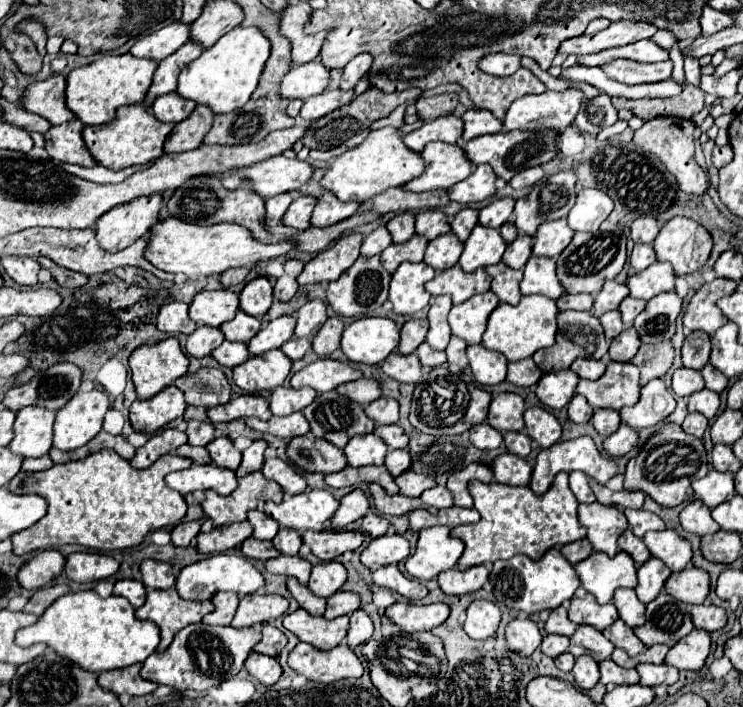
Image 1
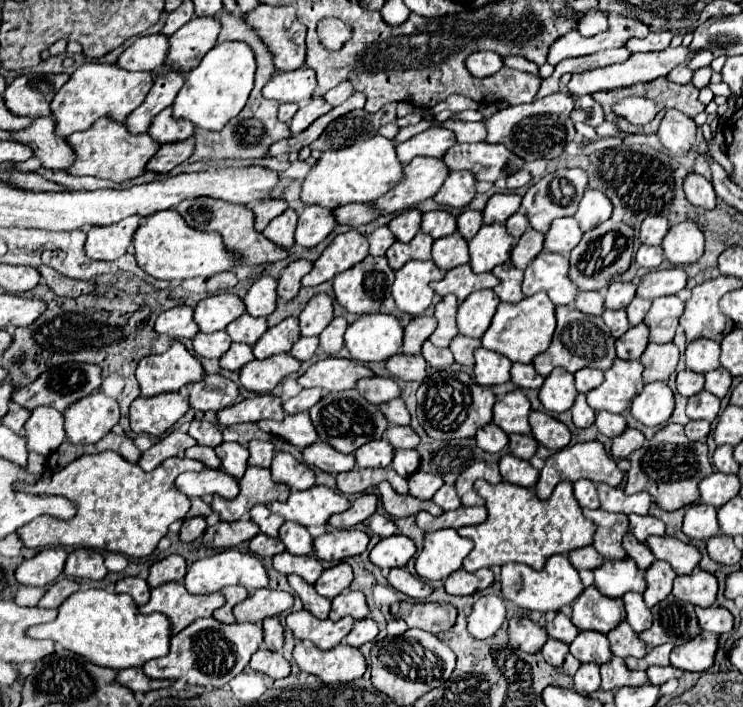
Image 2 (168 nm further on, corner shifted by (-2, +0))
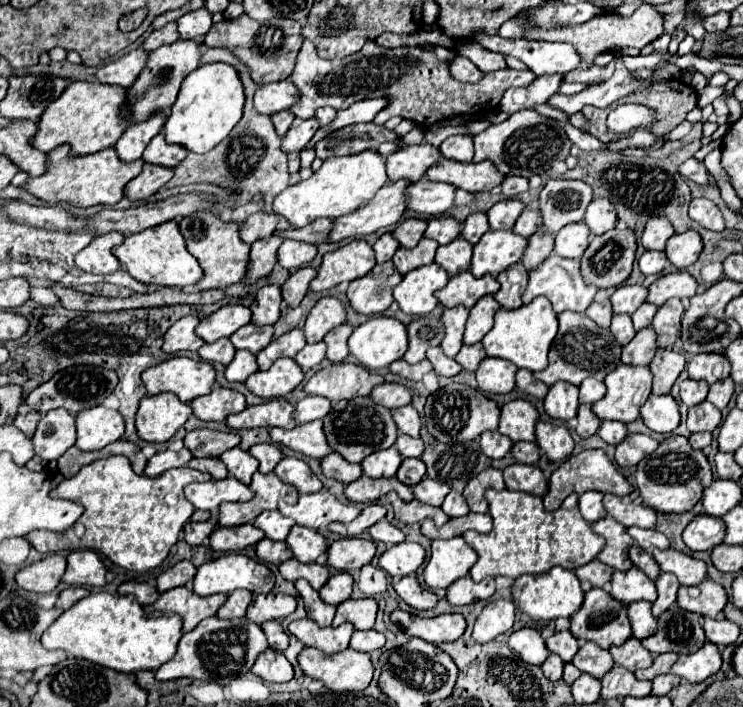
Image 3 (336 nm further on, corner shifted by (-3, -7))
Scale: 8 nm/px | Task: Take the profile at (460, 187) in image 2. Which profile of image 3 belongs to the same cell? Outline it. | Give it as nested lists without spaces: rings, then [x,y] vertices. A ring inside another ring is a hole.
[[[421,178],[405,190],[405,196],[405,204],[409,210],[427,216],[441,216],[449,208],[453,208],[455,186]]]

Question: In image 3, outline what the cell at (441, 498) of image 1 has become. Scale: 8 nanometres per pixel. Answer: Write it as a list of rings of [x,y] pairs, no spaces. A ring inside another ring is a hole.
[[[451,490],[449,494],[447,494],[447,498],[445,498],[445,502],[443,502],[443,512],[447,514],[447,516],[465,516],[467,512],[469,512],[469,506],[467,506],[467,502],[465,502],[465,498],[459,494],[459,492],[455,492],[455,490]]]

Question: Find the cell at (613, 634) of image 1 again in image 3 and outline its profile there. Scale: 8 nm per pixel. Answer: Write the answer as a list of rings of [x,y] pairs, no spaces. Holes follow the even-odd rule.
[[[629,638],[623,646],[613,646],[609,648],[615,664],[635,672],[639,668],[649,668],[653,664],[653,654],[641,646],[637,638]]]

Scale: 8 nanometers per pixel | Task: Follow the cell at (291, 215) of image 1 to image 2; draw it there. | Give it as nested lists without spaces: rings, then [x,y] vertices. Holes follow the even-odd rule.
[[[286,209],[282,215],[270,221],[270,225],[262,231],[268,239],[282,247],[294,247],[294,227],[298,223],[298,213],[294,209]]]

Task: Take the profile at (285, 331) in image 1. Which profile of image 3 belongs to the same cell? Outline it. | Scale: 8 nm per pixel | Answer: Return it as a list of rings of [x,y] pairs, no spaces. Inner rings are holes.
[[[299,328],[283,334],[283,336],[275,338],[275,340],[271,340],[271,344],[257,354],[259,370],[267,370],[277,358],[283,358],[283,356],[291,356],[293,358],[305,344],[307,344],[305,342],[305,334]]]

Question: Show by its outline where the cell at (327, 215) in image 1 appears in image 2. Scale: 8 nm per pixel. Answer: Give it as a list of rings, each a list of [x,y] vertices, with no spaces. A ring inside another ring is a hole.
[[[314,203],[302,211],[294,239],[298,245],[308,249],[308,247],[318,245],[334,227],[336,227],[334,213],[326,211],[324,207],[316,207]]]

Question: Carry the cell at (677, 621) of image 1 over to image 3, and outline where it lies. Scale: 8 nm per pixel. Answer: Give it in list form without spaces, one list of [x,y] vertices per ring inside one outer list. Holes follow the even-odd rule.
[[[673,604],[659,616],[659,630],[641,642],[655,656],[665,652],[691,654],[705,644],[705,632],[699,620],[699,614],[687,612]]]

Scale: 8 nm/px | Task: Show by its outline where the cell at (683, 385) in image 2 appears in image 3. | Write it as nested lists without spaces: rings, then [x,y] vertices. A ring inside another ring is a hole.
[[[683,380],[681,382],[681,402],[687,404],[687,406],[697,406],[701,404],[705,398],[707,398],[707,392],[709,392],[709,384],[703,382],[703,380]]]

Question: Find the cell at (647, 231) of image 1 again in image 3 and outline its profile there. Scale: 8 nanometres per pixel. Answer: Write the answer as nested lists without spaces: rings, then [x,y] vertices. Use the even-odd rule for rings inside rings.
[[[651,218],[651,222],[647,222],[645,226],[641,242],[645,250],[665,250],[665,244],[673,234],[675,230],[671,222],[667,222],[665,218]]]

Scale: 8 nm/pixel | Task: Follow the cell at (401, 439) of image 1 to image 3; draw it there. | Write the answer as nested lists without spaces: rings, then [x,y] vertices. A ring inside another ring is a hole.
[[[399,434],[395,448],[403,458],[419,458],[423,454],[423,440],[421,438],[411,438],[407,434]]]

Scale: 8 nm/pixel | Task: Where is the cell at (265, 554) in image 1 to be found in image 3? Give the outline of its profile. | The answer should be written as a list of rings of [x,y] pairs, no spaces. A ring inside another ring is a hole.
[[[263,538],[255,546],[255,552],[263,562],[269,562],[269,564],[275,564],[275,566],[279,566],[281,562],[285,562],[293,556],[291,548],[285,542],[275,542],[275,540],[269,540],[269,538]]]

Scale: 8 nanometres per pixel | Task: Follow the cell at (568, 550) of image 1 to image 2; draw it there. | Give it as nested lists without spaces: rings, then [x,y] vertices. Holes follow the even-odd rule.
[[[580,547],[580,549],[574,549],[568,553],[568,559],[570,563],[576,567],[576,569],[596,569],[602,565],[604,557],[592,547]]]

